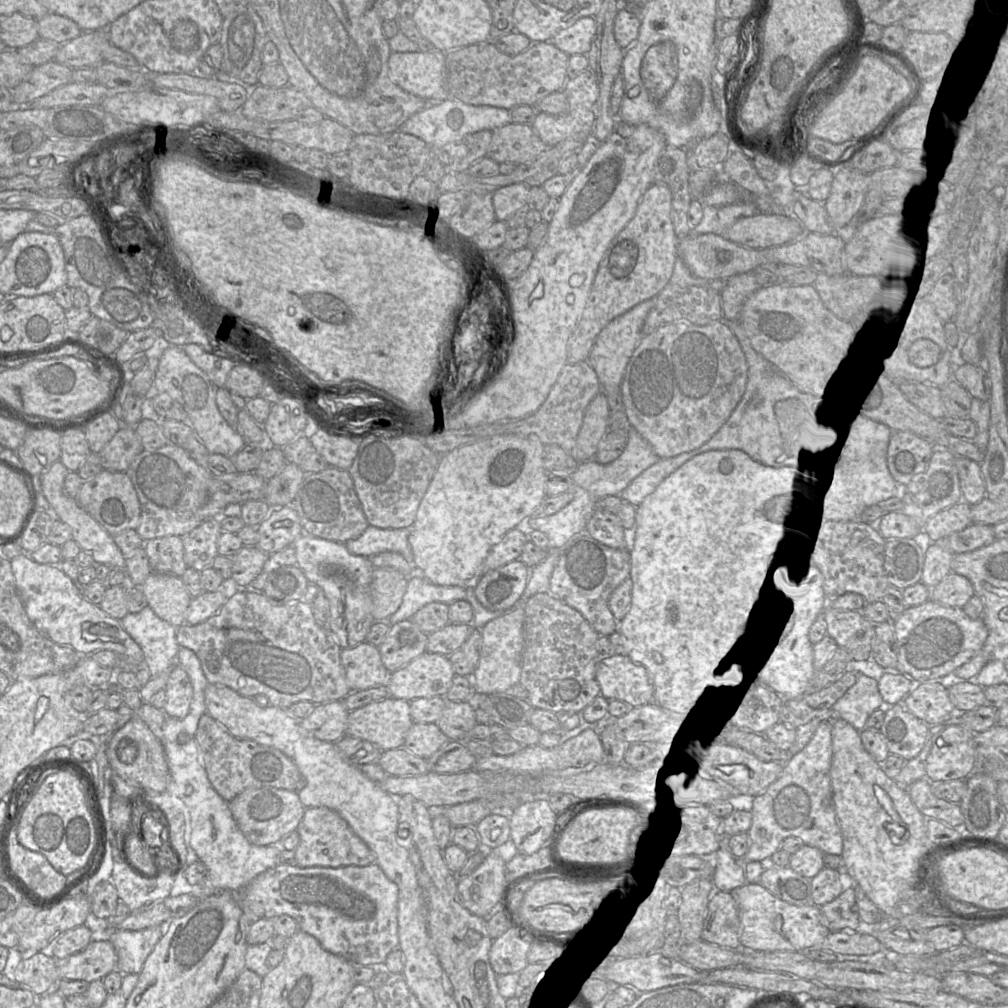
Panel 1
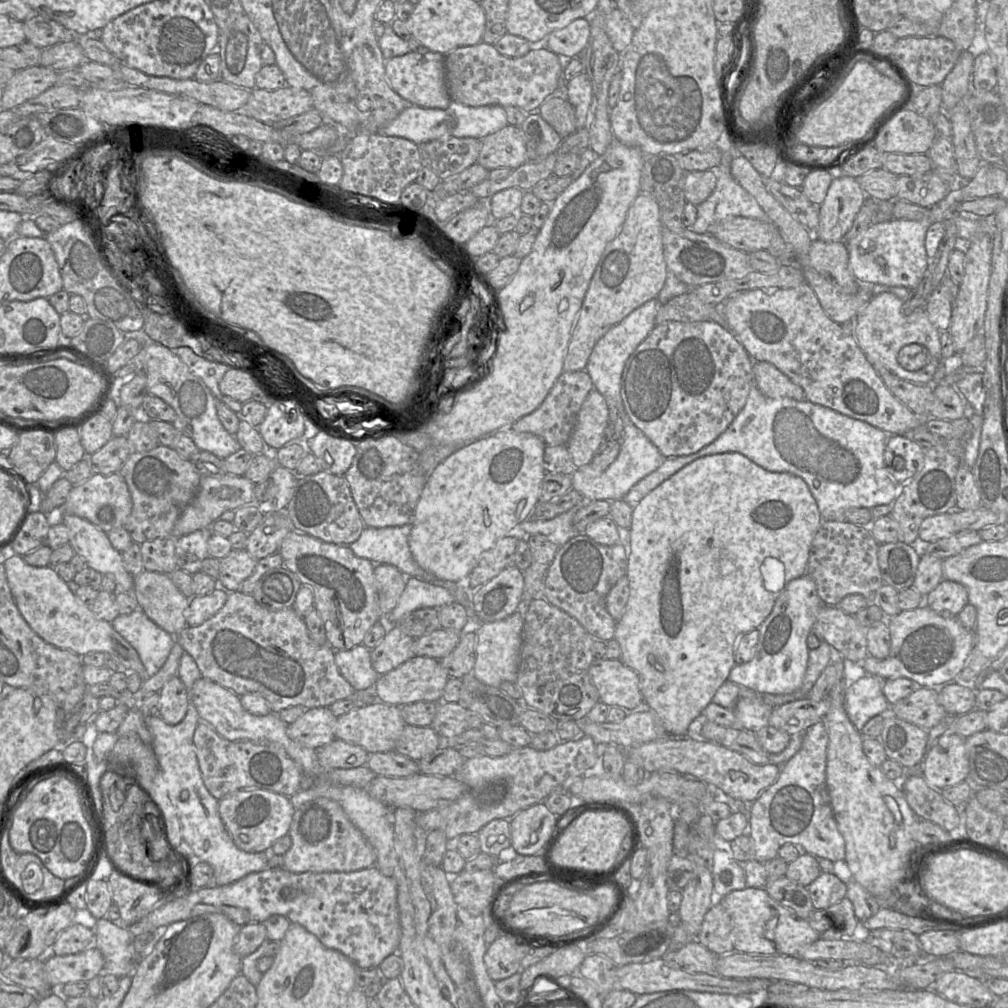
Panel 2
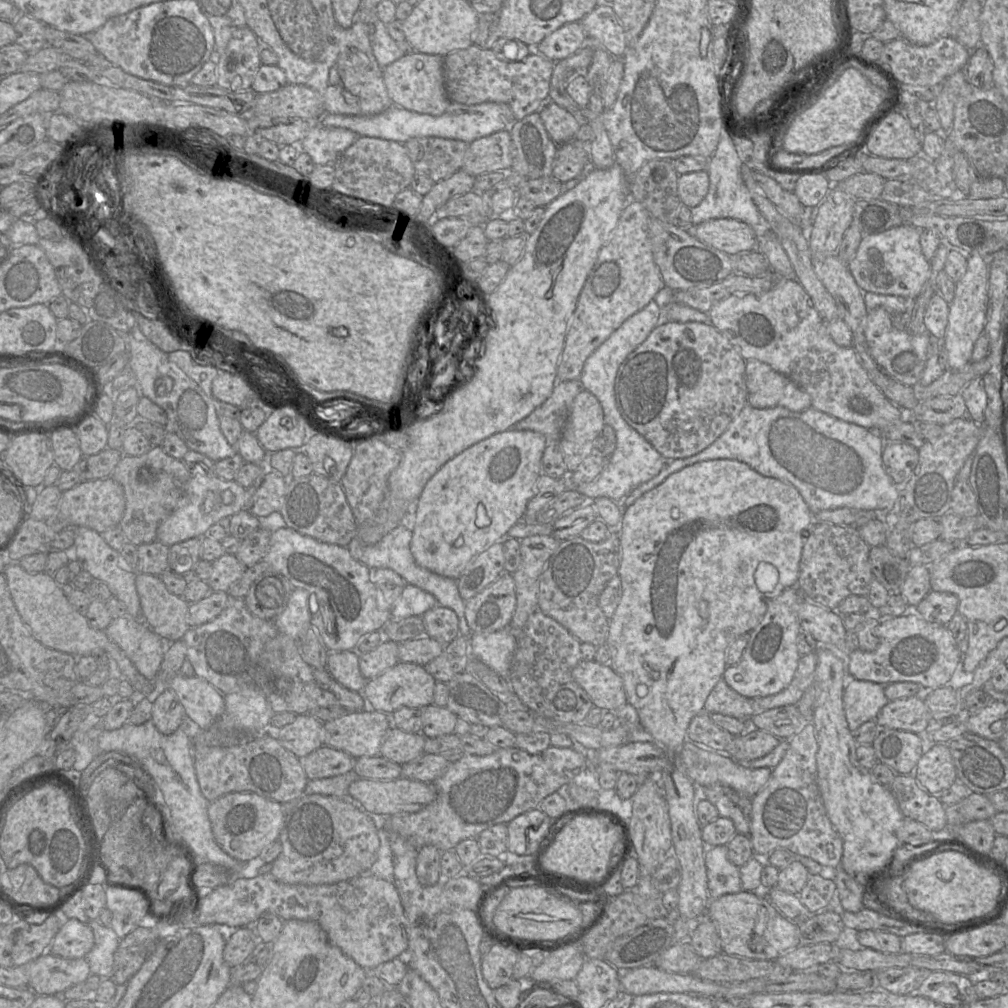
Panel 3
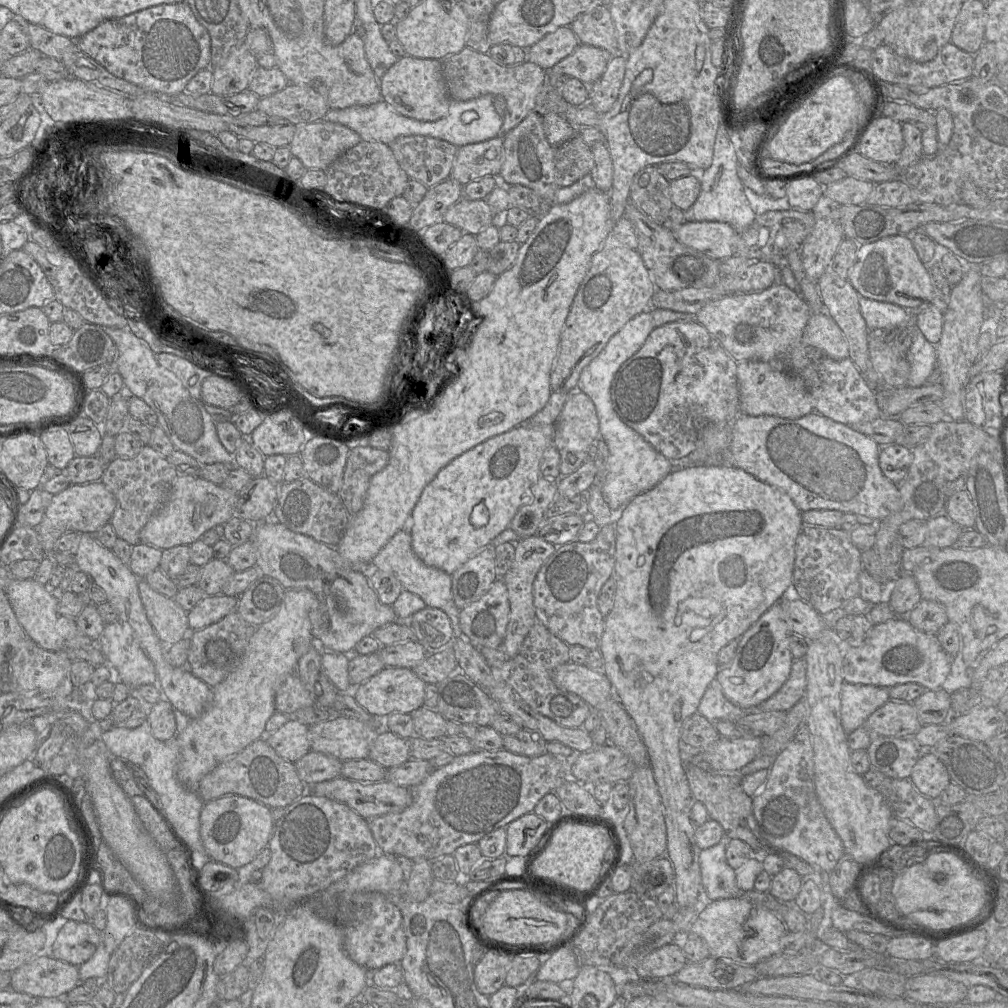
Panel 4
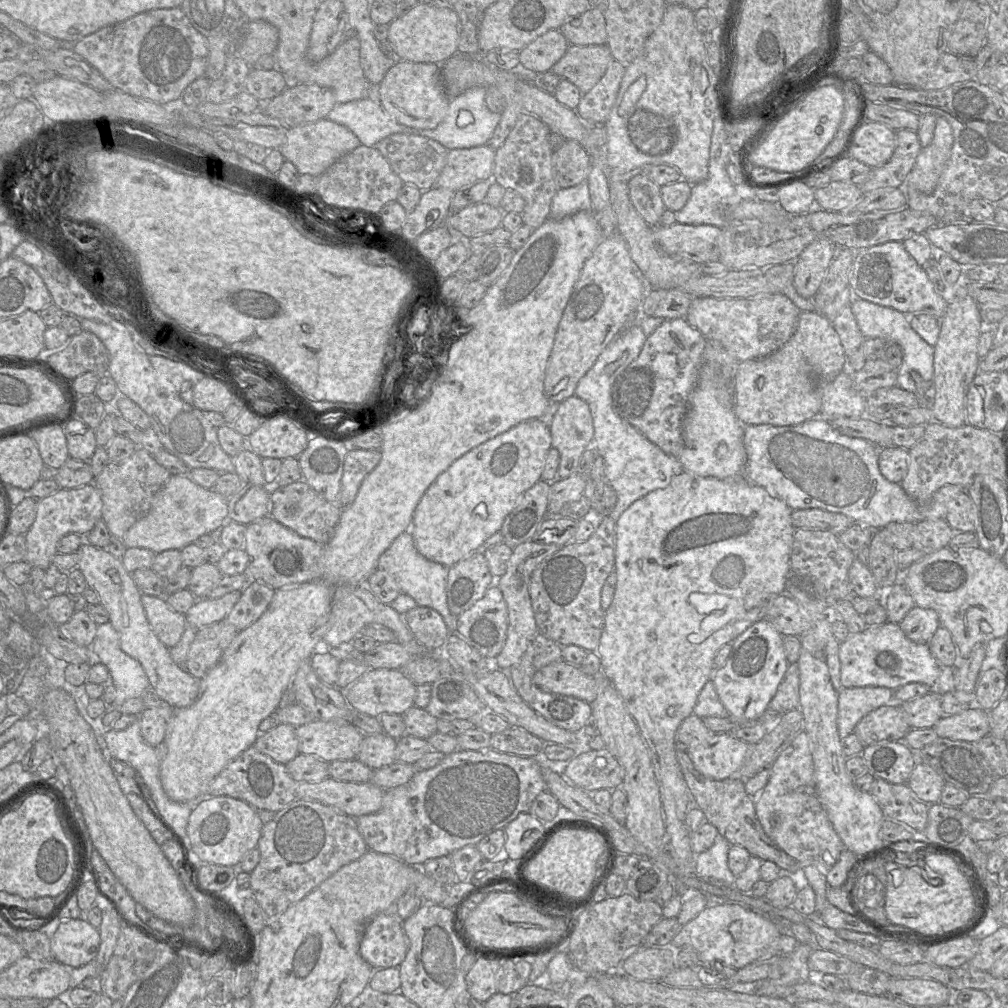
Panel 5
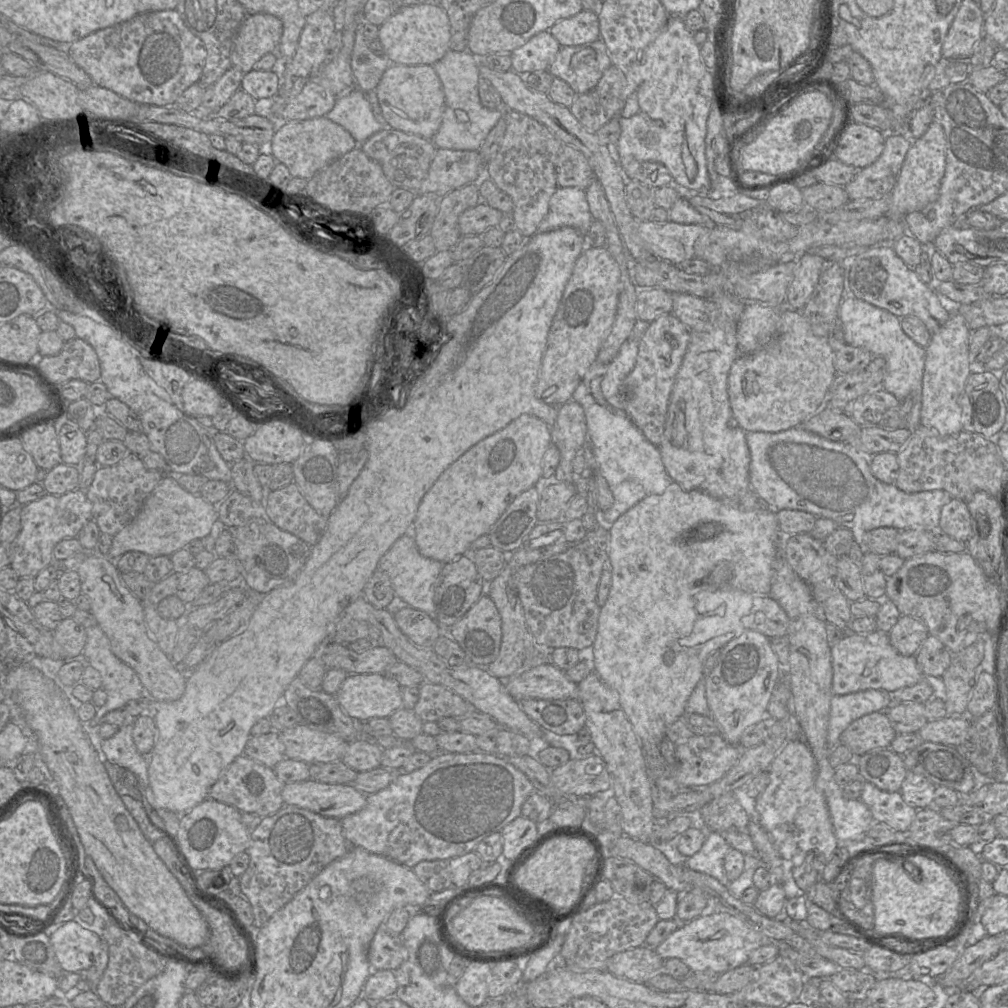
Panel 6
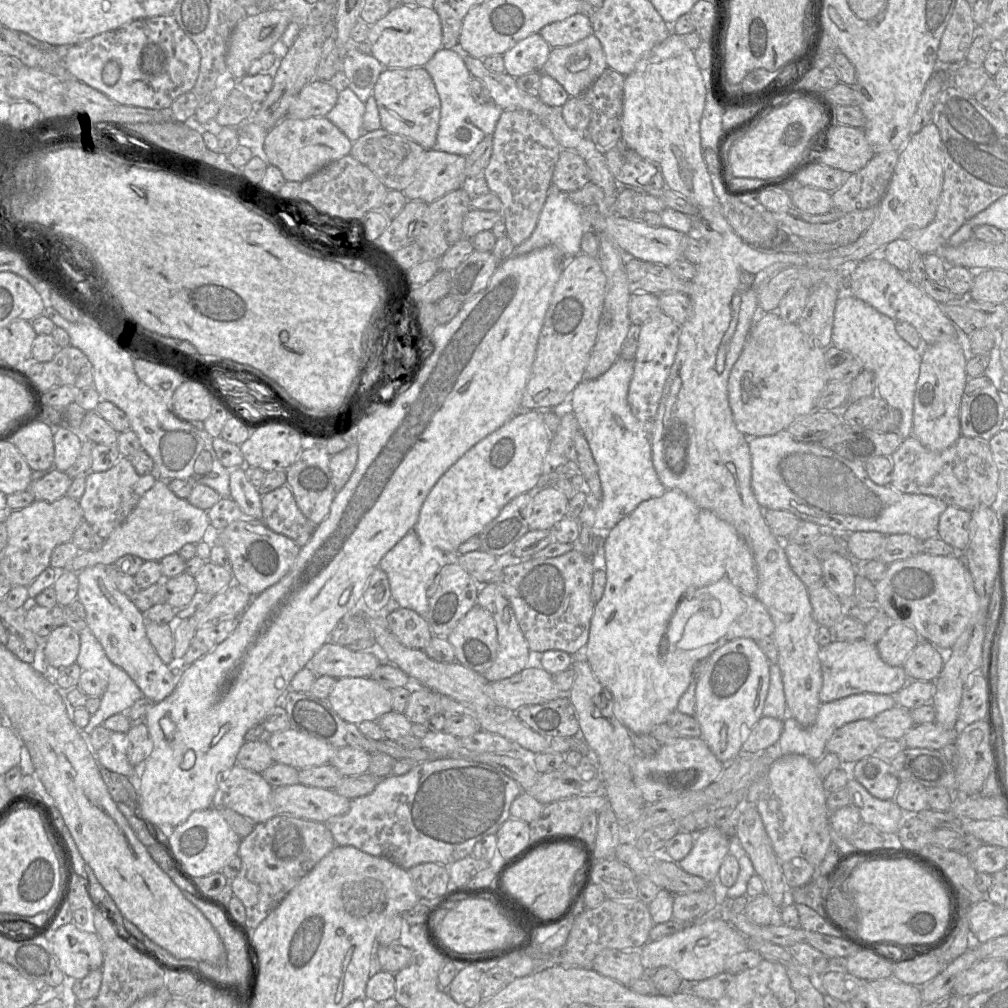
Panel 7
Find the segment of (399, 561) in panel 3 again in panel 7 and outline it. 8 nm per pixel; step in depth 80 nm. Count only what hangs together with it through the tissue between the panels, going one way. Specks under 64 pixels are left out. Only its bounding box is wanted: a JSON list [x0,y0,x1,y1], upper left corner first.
[379,531,446,617]

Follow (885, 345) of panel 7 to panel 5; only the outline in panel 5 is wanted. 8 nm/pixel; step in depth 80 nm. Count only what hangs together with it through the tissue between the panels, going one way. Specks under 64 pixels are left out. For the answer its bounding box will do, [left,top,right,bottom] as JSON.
[851,297,934,393]

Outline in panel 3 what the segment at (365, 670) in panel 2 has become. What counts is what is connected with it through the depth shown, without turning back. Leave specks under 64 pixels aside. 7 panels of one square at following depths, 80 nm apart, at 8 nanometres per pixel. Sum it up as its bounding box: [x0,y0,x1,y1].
[327,650,366,693]

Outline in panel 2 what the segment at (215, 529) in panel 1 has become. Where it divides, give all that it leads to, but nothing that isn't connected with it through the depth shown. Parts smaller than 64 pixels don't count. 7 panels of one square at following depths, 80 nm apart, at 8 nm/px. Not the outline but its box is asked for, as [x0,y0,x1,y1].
[175,527,210,575]

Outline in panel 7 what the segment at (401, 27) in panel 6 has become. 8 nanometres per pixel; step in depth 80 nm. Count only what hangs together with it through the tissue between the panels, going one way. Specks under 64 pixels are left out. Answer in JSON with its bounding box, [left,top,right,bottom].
[368,4,442,68]

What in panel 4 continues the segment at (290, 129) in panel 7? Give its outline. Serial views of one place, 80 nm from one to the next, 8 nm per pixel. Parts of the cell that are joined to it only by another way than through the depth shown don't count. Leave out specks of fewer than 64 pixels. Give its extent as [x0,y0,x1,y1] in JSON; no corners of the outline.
[284,120,361,170]

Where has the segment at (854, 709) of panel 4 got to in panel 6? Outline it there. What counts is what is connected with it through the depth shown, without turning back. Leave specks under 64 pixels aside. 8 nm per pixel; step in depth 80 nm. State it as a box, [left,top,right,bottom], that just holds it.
[827,689,900,749]

